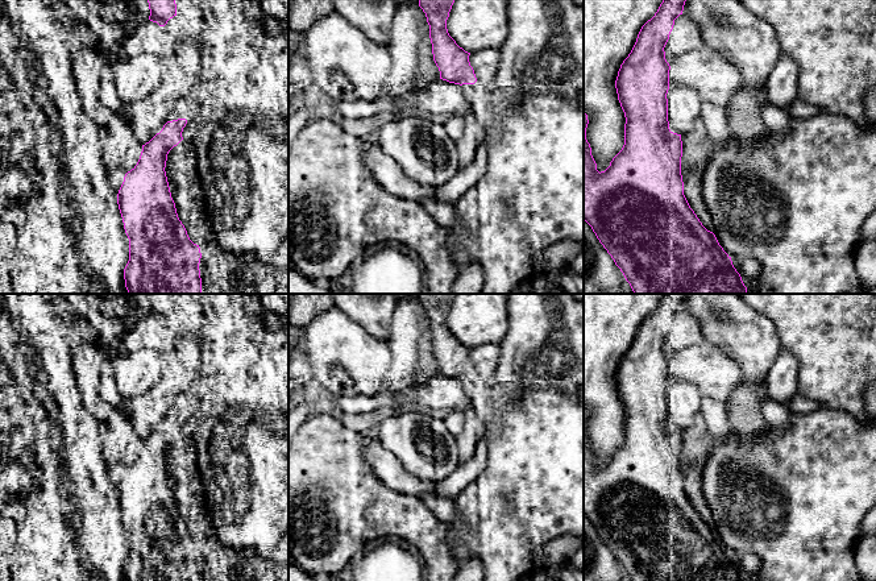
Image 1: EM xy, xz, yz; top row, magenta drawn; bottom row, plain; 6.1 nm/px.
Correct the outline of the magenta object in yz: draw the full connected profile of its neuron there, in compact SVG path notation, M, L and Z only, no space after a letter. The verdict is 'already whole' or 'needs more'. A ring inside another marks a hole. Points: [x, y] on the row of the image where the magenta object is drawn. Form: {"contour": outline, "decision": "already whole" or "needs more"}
{"contour": "M663 0L655 16L640 29L628 57L620 65L615 80L618 100L624 112L624 145L605 171L597 170L586 140L588 115L584 111L584 220L623 273L634 294L747 294L731 257L707 231L684 195L681 175L681 134L669 129L668 99L669 70L664 47L674 20L682 14L686 0Z", "decision": "already whole"}

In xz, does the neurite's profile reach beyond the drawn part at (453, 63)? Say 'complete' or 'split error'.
split error

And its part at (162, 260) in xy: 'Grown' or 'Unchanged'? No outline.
Grown

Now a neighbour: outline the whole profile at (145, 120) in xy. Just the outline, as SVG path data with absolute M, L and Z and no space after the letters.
M199 51L174 54L163 59L166 74L159 86L140 104L121 116L136 140L145 145L169 121L167 108L183 97L198 83Z

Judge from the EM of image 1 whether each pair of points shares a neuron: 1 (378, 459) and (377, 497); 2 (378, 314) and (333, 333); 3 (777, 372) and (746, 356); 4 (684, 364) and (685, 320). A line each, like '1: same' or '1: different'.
1: different
2: different
3: different
4: different

